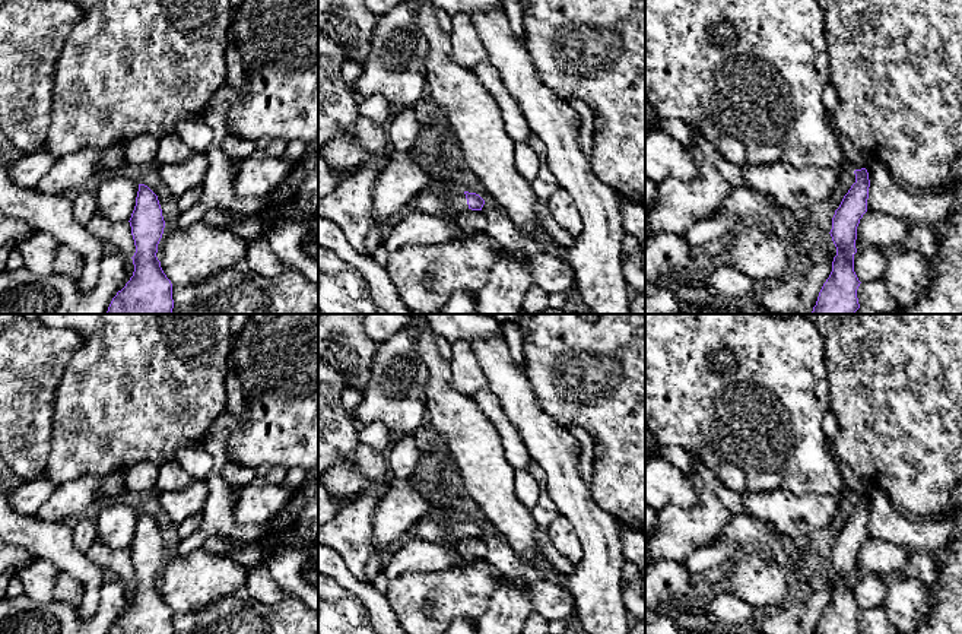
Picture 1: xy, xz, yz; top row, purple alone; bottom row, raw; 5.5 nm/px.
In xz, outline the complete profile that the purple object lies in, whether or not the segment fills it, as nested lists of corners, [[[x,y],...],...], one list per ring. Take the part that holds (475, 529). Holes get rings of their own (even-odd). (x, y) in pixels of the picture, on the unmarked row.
[[[426,516],[416,523],[416,532],[410,541],[455,545],[467,536],[482,538],[483,532],[485,527],[476,520]]]

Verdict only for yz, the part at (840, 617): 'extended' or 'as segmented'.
as segmented

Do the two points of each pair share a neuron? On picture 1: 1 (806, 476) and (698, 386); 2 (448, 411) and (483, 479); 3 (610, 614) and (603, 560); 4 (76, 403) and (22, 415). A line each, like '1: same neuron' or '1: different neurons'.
1: same neuron
2: same neuron
3: same neuron
4: different neurons

